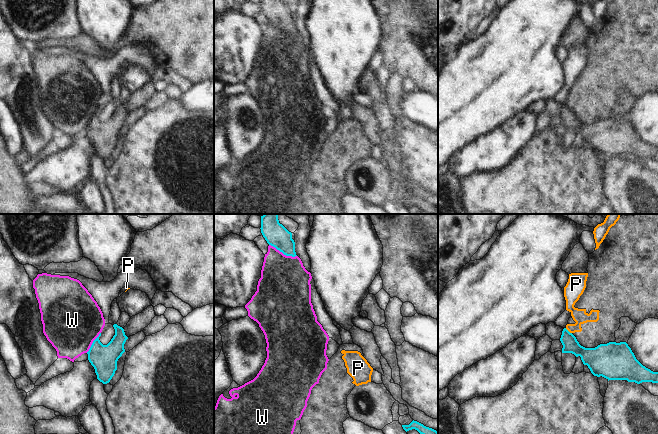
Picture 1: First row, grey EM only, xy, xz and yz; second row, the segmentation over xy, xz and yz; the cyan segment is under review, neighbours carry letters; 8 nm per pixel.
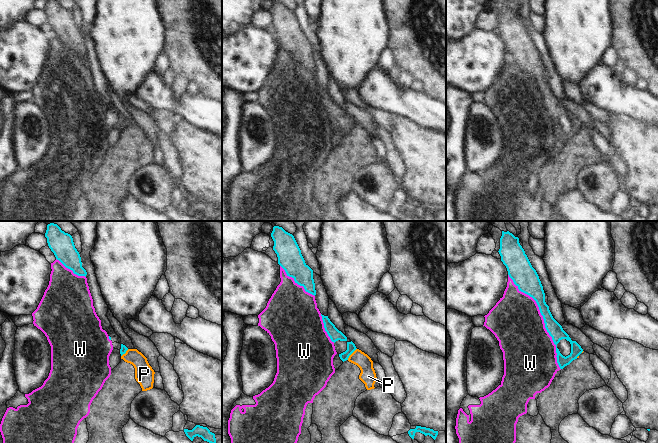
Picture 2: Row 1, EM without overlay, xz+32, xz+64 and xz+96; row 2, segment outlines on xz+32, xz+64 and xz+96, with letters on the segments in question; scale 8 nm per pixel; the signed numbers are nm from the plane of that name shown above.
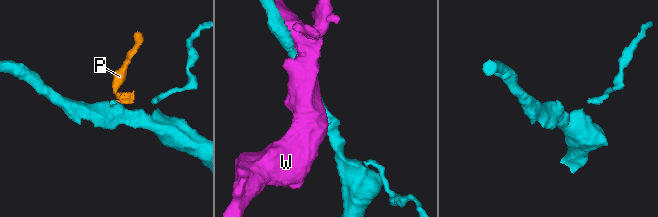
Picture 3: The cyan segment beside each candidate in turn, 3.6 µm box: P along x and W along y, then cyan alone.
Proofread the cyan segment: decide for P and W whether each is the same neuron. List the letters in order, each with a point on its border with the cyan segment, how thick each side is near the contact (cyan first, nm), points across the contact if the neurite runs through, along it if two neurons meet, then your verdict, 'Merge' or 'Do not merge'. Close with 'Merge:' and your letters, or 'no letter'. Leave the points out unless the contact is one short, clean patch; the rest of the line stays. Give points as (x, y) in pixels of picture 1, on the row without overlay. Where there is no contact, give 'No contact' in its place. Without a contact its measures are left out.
P: Touches cyan at yz (567, 106). Thickness 130 nm (cyan) against 120 nm. Boundary: yz (565, 104), (571, 109). Do not merge
W: Touches cyan at xz (283, 29). Thickness 190 nm (cyan) against 400 nm. Do not merge
Merge: no letter

